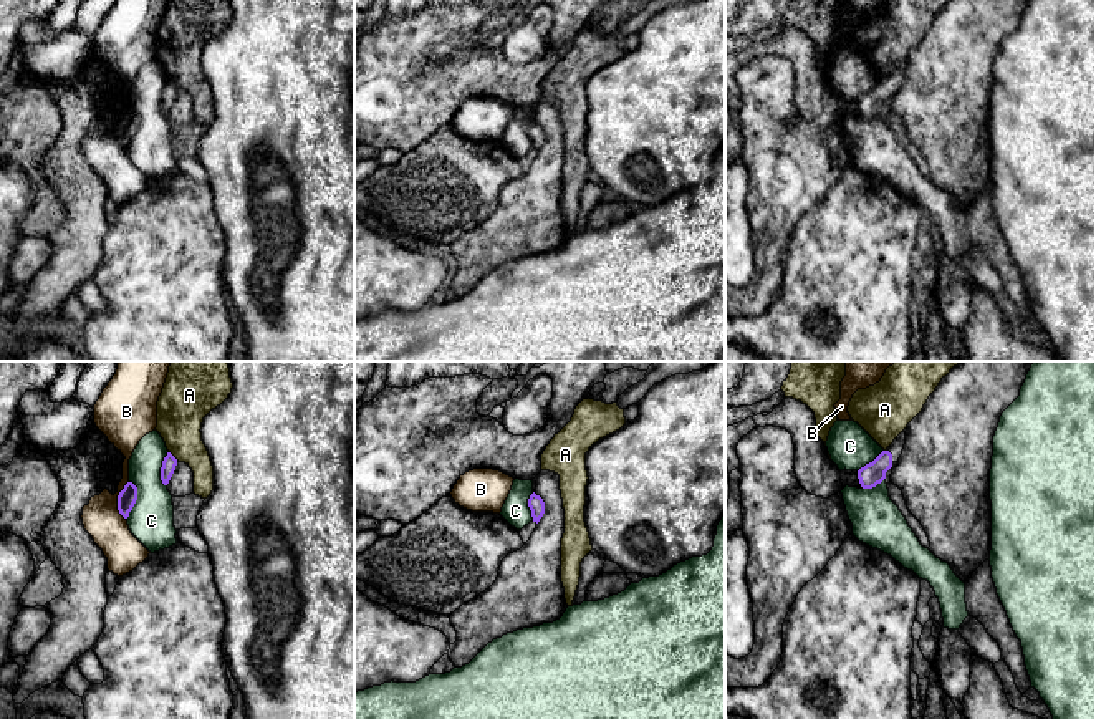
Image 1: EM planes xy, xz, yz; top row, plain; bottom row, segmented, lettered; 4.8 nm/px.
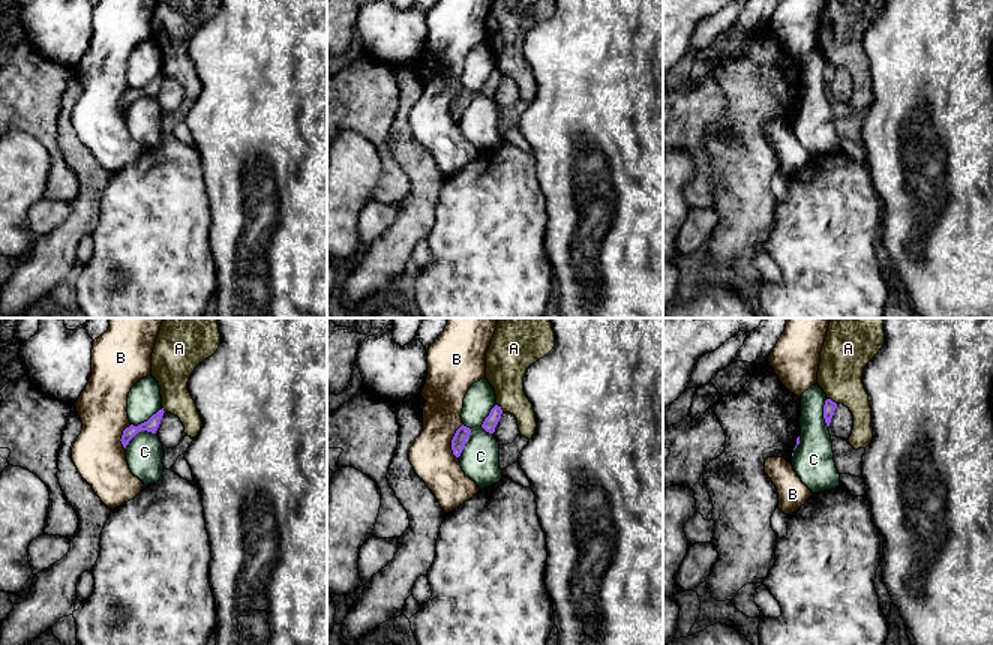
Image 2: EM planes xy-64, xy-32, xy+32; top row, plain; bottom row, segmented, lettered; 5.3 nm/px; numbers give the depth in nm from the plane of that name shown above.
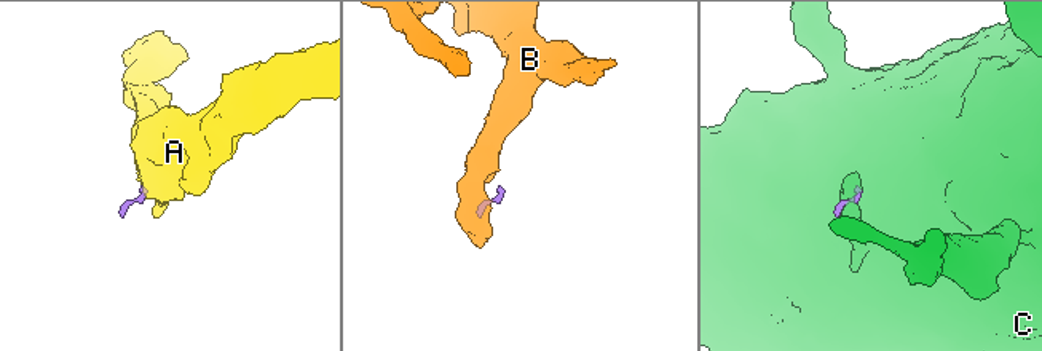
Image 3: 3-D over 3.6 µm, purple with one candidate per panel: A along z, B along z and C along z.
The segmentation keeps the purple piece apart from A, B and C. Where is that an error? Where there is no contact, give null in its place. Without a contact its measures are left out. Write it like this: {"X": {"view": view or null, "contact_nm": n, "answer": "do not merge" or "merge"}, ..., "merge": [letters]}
{"A": {"view": "xy", "contact_nm": 60, "answer": "do not merge"}, "B": {"view": "xy", "contact_nm": 190, "answer": "do not merge"}, "C": {"view": "xy", "contact_nm": 190, "answer": "do not merge"}, "merge": []}

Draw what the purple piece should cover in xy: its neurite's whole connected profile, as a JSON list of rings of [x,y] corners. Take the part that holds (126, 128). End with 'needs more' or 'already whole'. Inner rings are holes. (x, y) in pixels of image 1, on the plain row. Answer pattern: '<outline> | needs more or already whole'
[[[127,111],[118,124],[118,139],[124,147],[129,146],[129,141],[132,139],[136,129],[137,116],[132,111]]] | already whole

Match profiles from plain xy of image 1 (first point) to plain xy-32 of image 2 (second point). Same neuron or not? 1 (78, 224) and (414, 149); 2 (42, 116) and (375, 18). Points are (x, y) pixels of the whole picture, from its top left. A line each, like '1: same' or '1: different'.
1: same
2: different

